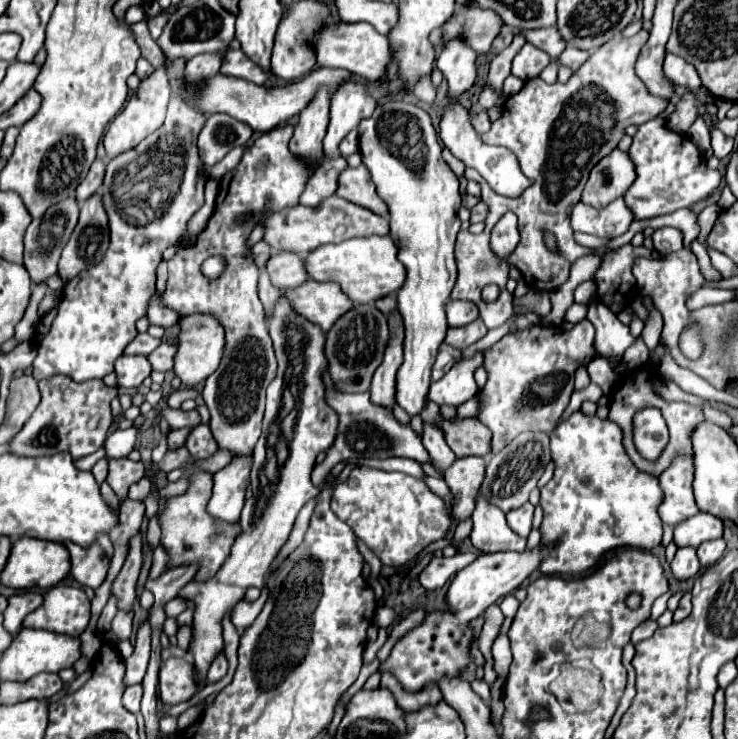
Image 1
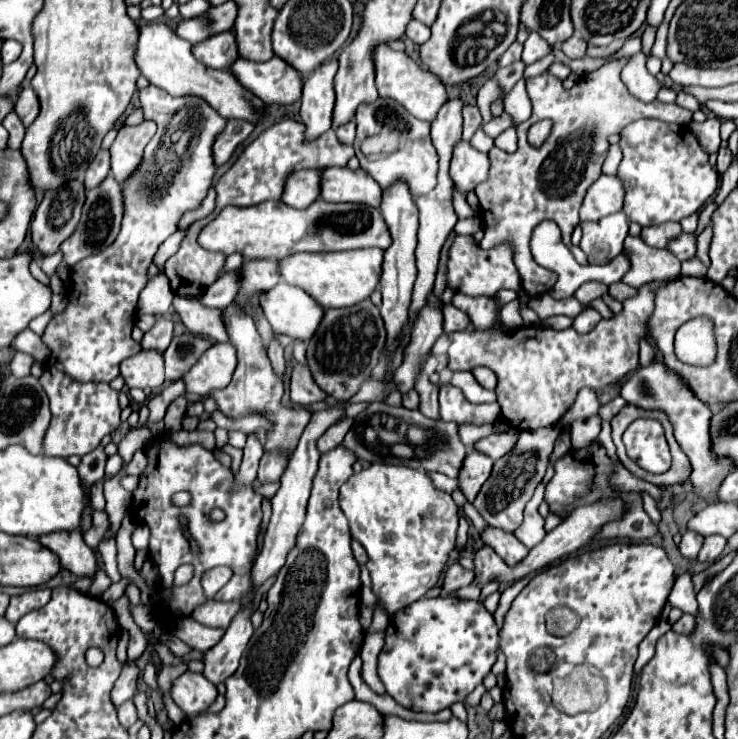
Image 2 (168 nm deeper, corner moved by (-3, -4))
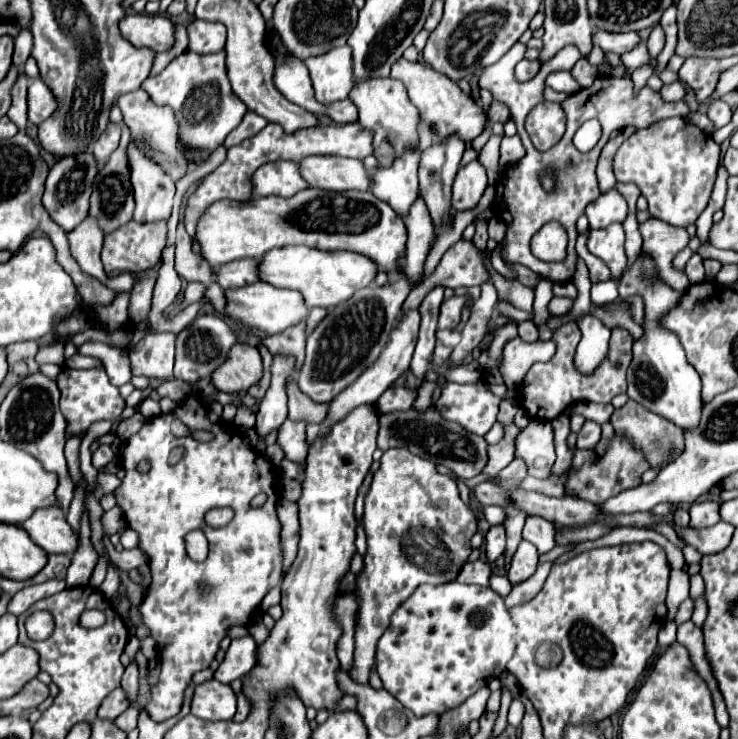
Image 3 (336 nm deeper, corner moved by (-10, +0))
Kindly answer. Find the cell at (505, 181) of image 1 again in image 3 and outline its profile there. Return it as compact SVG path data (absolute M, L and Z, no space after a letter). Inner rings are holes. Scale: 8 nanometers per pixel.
M472 160L456 174L452 186L452 208L456 208L456 212L476 208L486 186L488 186L488 178L484 166L478 160Z

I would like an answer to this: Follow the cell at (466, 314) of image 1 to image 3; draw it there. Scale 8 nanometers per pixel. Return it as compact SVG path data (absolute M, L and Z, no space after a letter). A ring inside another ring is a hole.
M466 294L464 296L452 296L450 300L442 302L440 308L440 320L438 320L438 328L456 328L462 316L462 308L468 302Z

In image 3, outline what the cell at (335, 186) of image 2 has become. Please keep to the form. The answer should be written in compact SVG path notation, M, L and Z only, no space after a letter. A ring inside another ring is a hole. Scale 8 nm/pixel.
M308 156L298 162L300 176L308 180L312 188L346 192L368 190L370 178L360 160L342 156Z

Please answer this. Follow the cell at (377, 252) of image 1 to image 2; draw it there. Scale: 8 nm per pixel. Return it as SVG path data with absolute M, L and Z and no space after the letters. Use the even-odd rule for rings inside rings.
M365 248L365 250L345 250L329 254L291 254L281 260L279 272L281 278L293 286L309 292L323 308L347 308L359 304L361 300L371 298L381 278L383 250Z

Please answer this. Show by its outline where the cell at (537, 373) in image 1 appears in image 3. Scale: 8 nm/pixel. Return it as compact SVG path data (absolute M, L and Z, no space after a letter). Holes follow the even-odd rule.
M568 322L560 326L552 336L552 340L558 346L554 358L546 364L534 364L528 370L524 382L520 384L520 390L522 390L522 406L530 420L554 420L556 416L562 414L562 410L566 410L574 402L588 400L588 402L608 404L616 394L626 392L626 368L632 360L632 344L634 344L632 334L624 328L614 328L610 338L608 358L590 376L584 376L574 368L574 352L581 337L582 334L576 322Z

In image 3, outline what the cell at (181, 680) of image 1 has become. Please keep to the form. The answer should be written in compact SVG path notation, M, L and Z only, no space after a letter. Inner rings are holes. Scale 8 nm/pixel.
M208 680L194 690L192 714L202 720L232 720L236 714L236 694L218 680Z

